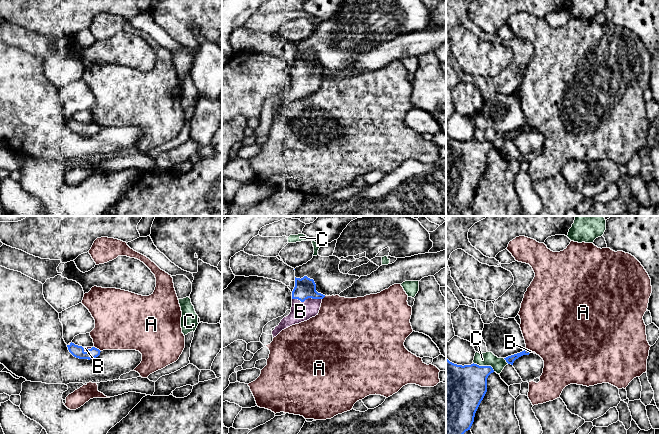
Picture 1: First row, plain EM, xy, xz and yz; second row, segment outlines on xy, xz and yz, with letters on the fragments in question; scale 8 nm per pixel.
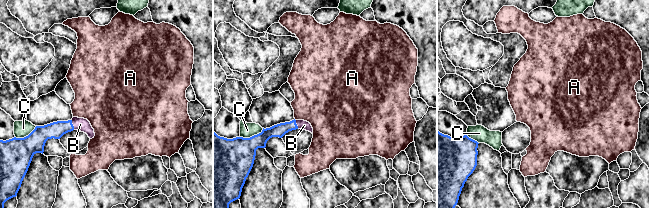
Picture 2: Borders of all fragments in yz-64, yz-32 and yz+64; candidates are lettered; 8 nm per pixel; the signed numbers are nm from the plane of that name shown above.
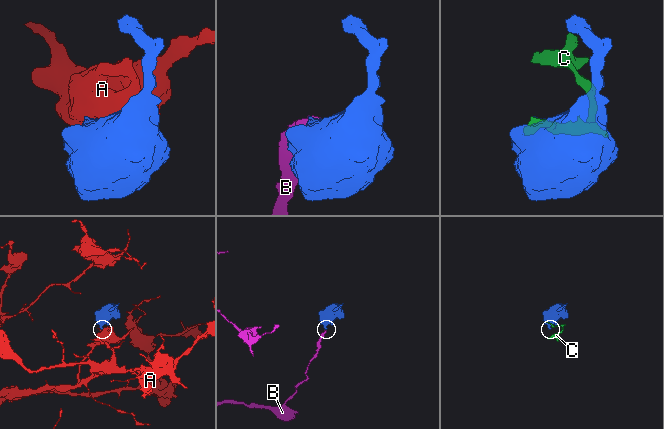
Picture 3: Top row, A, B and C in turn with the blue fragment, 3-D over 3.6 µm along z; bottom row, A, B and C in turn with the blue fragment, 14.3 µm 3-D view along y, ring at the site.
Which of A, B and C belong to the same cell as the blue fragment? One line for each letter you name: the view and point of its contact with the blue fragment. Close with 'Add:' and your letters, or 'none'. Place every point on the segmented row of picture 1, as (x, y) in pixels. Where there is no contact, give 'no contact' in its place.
B: meets blue in xz at (307, 298)
Add: B

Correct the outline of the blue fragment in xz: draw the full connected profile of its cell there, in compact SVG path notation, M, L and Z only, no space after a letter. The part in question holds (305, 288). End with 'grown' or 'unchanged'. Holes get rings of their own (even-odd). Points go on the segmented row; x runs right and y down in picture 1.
M307 276L301 279L295 277L291 312L272 331L273 338L282 330L318 315L324 297L325 295L316 291L316 284L313 279Z; grown

